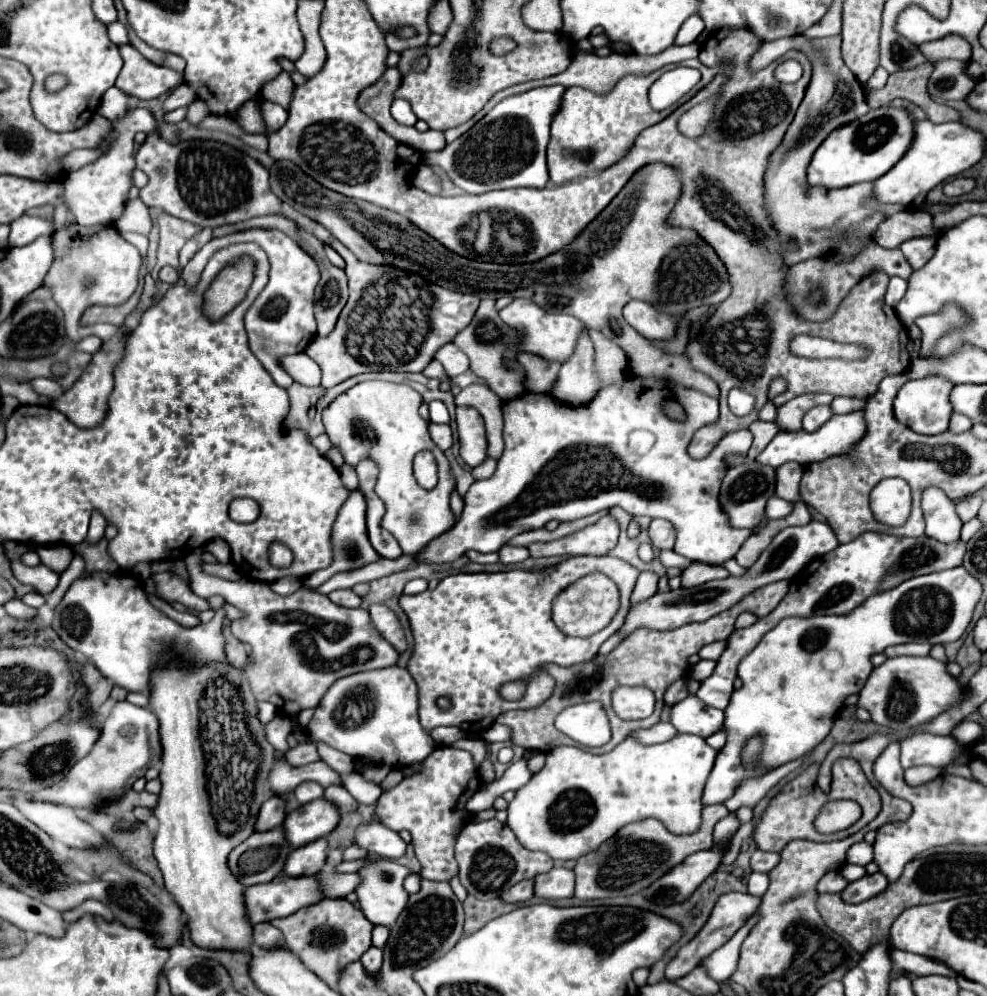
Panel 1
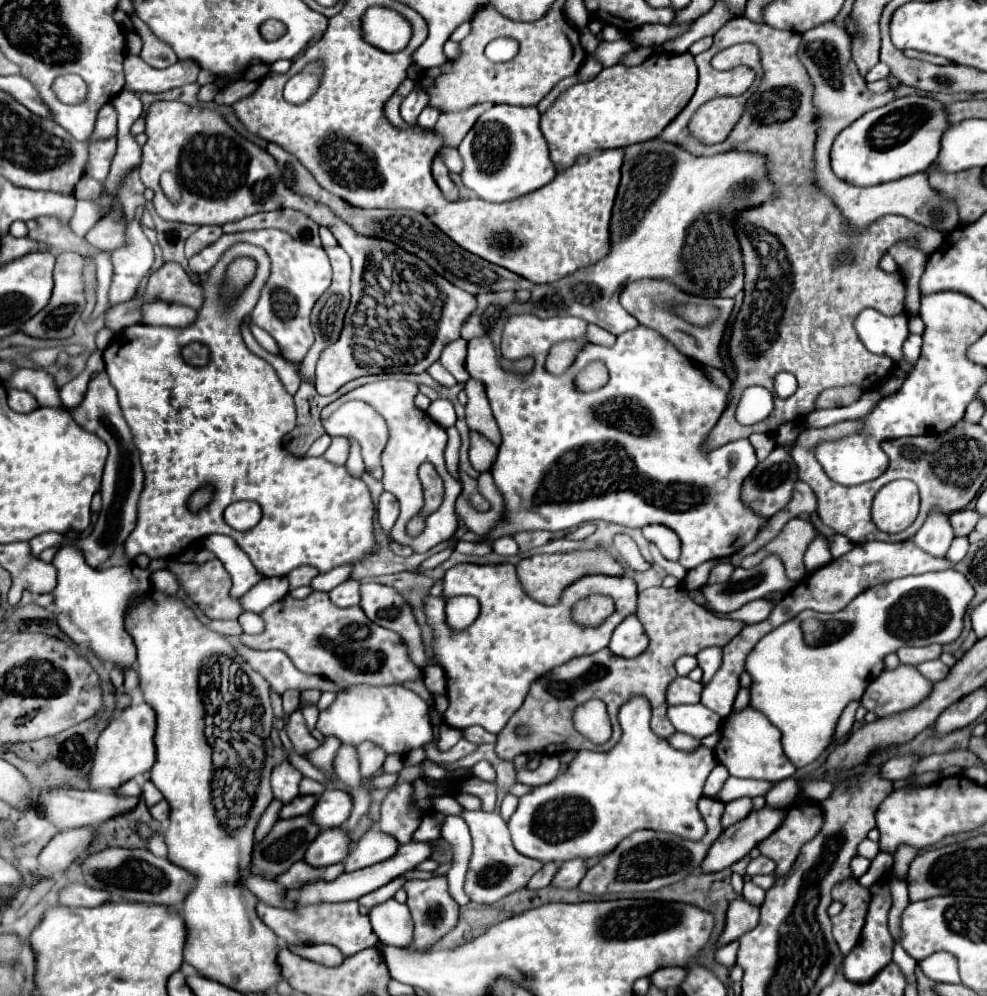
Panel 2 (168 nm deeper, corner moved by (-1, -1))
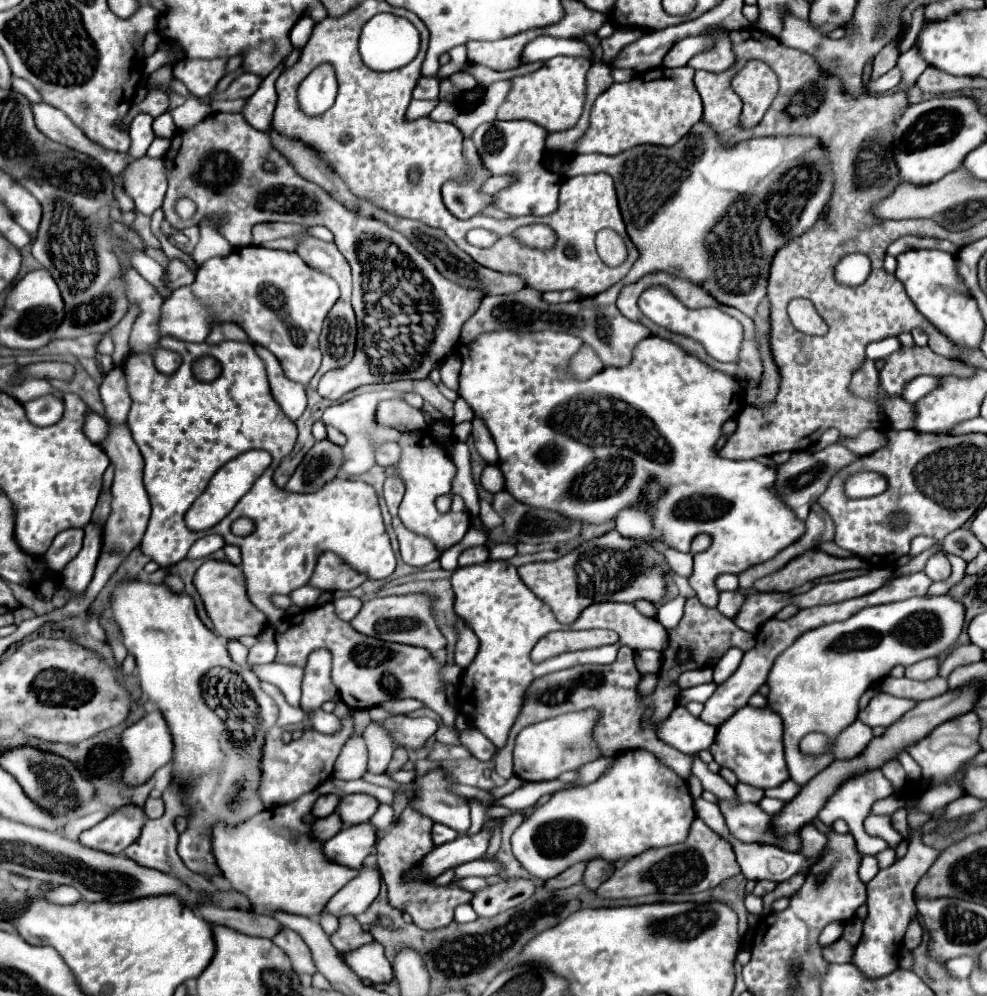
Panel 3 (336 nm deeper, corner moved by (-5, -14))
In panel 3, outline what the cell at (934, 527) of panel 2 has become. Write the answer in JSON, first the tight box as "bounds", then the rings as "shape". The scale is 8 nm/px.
{"bounds":[924,550,950,582],"shape":[[[940,550],[940,552],[936,552],[928,562],[926,562],[926,568],[924,568],[924,572],[928,574],[928,578],[932,580],[932,582],[938,582],[938,580],[948,580],[950,578],[950,562],[948,562],[948,558],[946,558],[946,554]]]}

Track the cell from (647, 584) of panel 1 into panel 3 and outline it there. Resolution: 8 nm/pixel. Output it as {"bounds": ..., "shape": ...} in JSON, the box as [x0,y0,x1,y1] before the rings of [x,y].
{"bounds":[634,650,662,674],"shape":[[[640,650],[640,652],[636,652],[634,660],[636,660],[636,668],[638,668],[640,674],[658,672],[660,666],[662,666],[662,652],[656,652],[656,650]]]}

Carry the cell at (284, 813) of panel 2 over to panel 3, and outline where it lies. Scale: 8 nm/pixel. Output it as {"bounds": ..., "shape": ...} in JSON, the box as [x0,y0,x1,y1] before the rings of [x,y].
{"bounds":[312,794,340,818],"shape":[[[326,794],[326,796],[320,796],[320,798],[318,798],[318,802],[314,804],[314,810],[312,810],[314,818],[324,818],[324,816],[330,816],[330,814],[336,810],[338,802],[340,802],[340,796],[336,796],[336,794]]]}

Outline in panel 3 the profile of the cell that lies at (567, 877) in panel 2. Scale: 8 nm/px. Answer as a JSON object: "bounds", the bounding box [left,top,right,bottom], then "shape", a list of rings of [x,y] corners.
{"bounds":[584,858,614,890],"shape":[[[596,858],[588,862],[588,868],[584,872],[584,886],[588,886],[590,890],[596,890],[604,880],[608,880],[614,872],[614,864],[604,860],[604,858]]]}

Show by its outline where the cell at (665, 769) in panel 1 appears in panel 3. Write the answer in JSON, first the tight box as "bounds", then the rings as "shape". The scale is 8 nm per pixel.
{"bounds":[512,748,694,880],"shape":[[[636,748],[618,754],[612,768],[596,782],[556,792],[546,804],[536,808],[536,812],[526,818],[512,834],[512,852],[534,878],[550,880],[580,860],[604,858],[608,862],[616,862],[620,858],[638,856],[648,848],[682,842],[688,838],[688,830],[694,818],[694,804],[686,782],[678,778],[670,768],[662,766],[654,754]]]}

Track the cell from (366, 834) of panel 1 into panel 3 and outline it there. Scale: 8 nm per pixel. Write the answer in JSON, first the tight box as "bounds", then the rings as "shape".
{"bounds":[324,868,380,918],"shape":[[[362,868],[360,874],[348,882],[326,906],[324,912],[342,918],[342,916],[358,916],[366,912],[366,908],[376,900],[380,892],[380,874],[374,868]]]}

